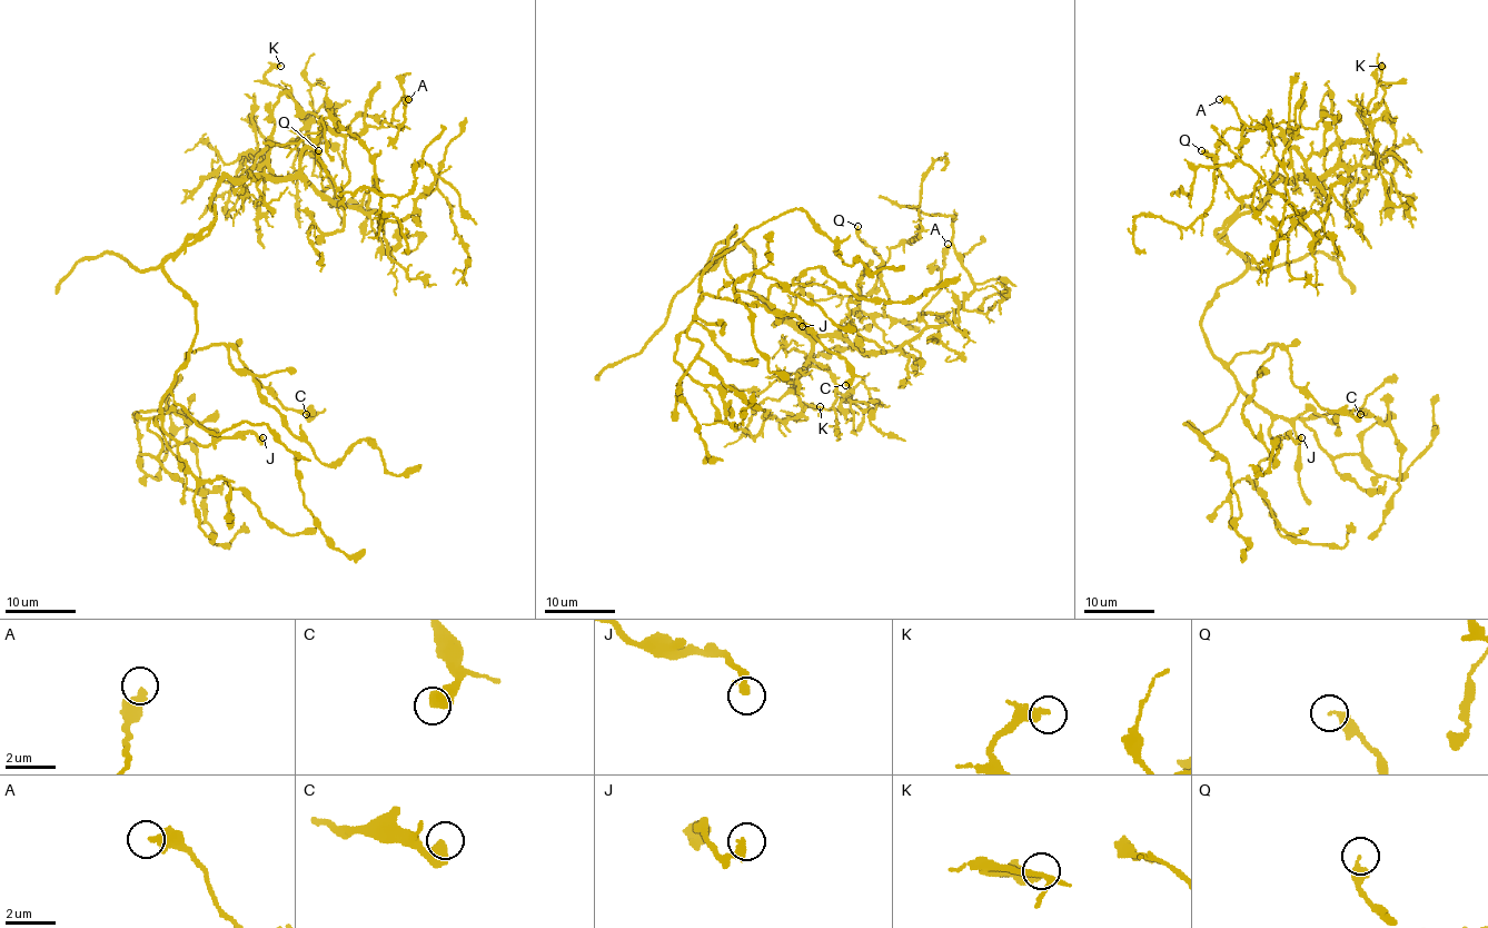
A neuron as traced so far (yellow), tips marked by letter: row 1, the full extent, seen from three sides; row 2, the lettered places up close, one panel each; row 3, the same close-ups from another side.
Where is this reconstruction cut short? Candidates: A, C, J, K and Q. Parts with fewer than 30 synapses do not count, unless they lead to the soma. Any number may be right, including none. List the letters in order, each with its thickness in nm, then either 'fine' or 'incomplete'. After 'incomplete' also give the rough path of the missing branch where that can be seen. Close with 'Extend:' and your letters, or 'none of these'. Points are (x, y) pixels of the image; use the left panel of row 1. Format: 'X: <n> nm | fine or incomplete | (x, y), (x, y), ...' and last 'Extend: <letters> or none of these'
A: 440 nm | fine
C: 550 nm | fine
J: 280 nm | fine
K: 340 nm | fine
Q: 340 nm | fine
Extend: none of these

